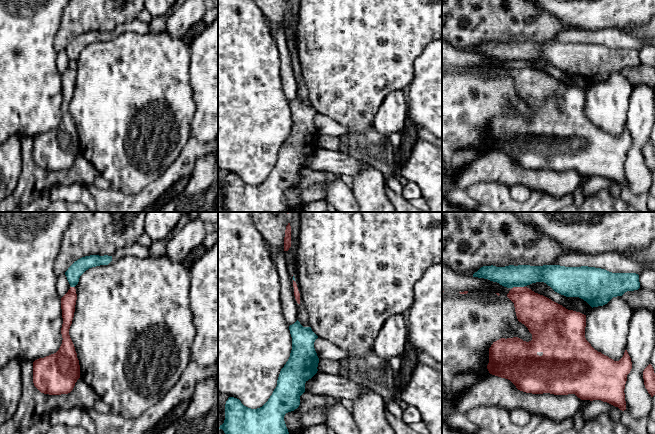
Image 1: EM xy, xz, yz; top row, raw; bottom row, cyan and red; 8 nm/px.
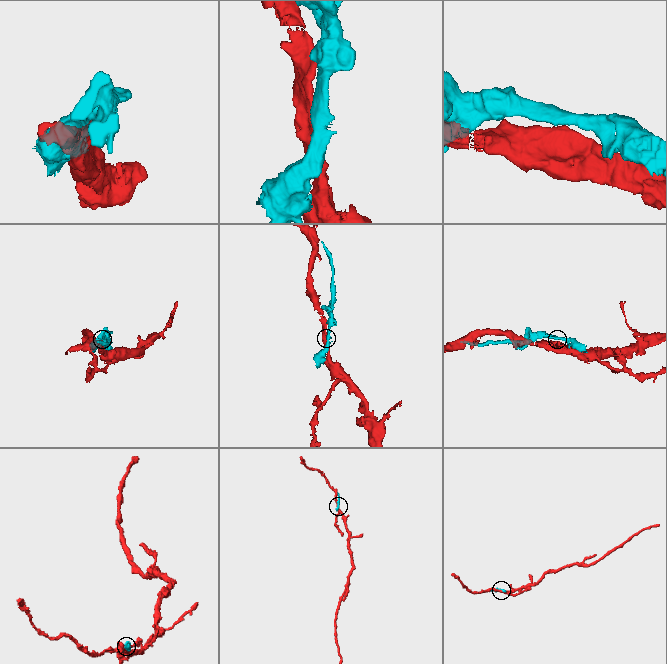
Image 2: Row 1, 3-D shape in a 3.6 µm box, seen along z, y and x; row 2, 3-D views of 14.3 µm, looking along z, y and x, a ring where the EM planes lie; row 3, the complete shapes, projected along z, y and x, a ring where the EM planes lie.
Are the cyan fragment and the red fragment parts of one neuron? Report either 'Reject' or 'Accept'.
Reject

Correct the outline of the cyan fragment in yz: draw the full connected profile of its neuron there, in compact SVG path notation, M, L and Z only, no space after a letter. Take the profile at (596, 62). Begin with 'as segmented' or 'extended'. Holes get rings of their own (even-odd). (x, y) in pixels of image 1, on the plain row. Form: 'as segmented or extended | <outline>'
as segmented | M560 41L483 42L473 53L488 55L513 64L544 58L566 73L579 73L592 84L607 80L613 73L640 64L636 49L612 49L605 45Z

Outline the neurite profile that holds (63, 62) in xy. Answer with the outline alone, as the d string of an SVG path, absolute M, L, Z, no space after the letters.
M65 50L57 52L57 69L63 73L70 65L70 60Z

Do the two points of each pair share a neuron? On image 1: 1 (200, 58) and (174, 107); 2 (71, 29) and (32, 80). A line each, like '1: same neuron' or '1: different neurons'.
1: different neurons
2: different neurons

